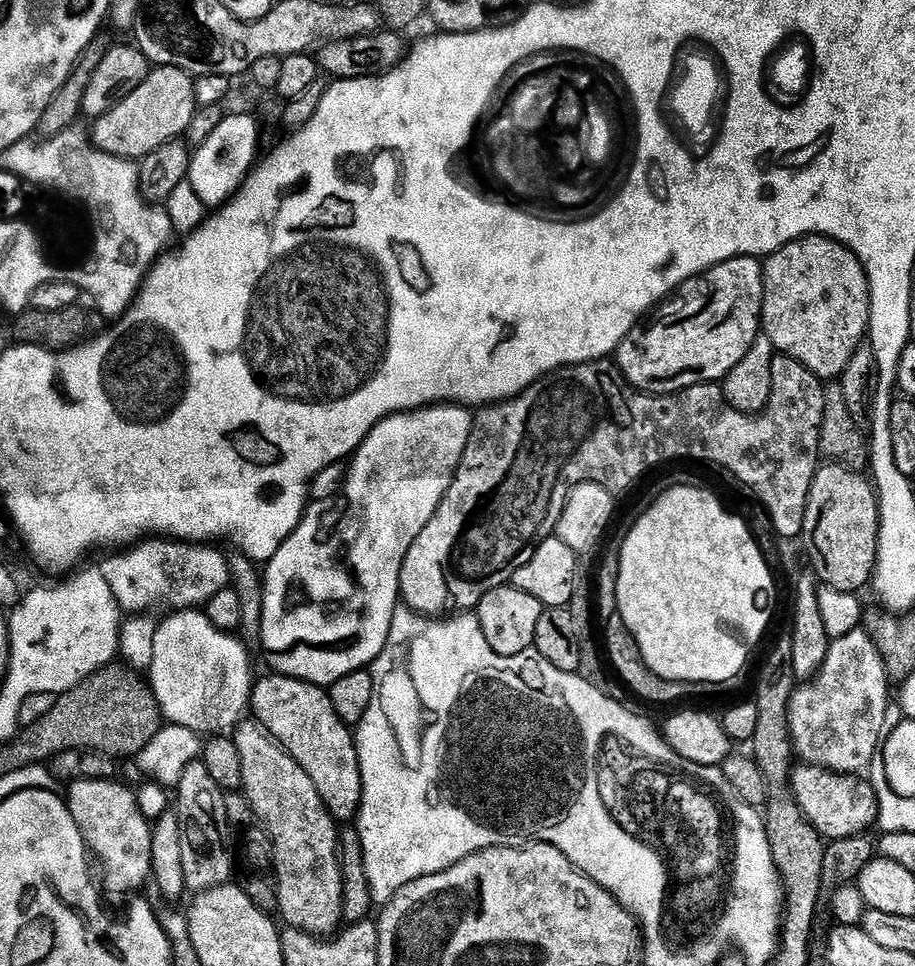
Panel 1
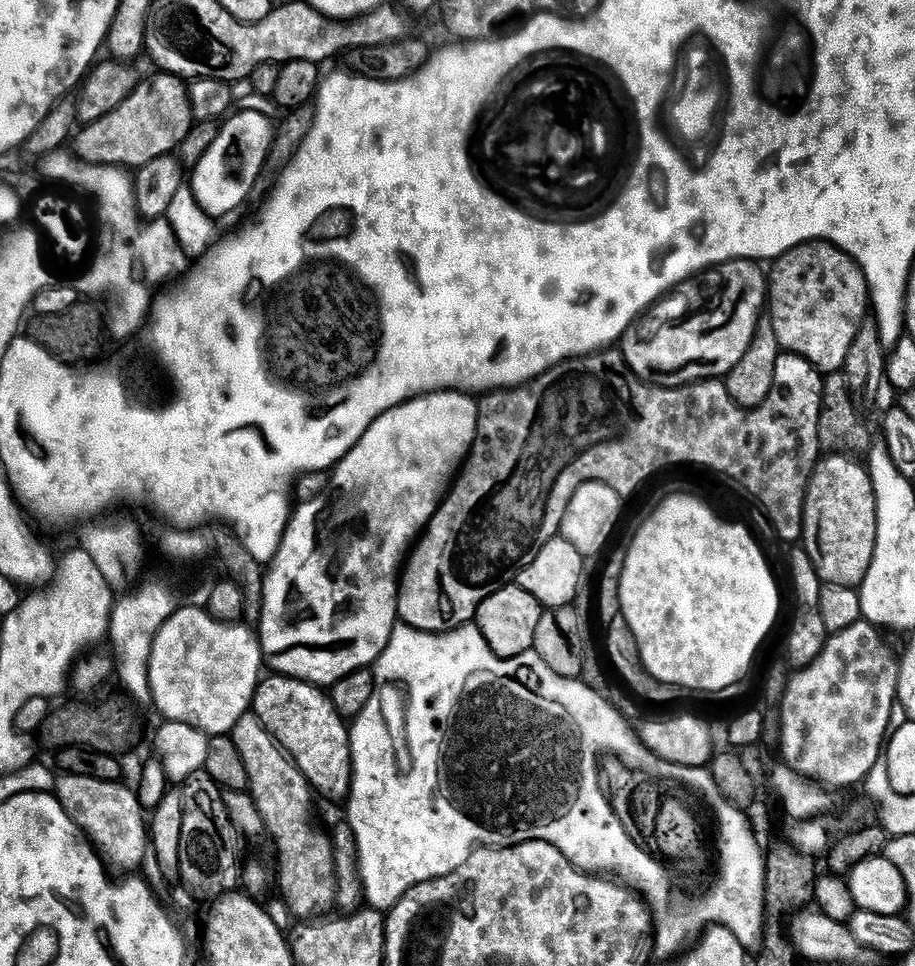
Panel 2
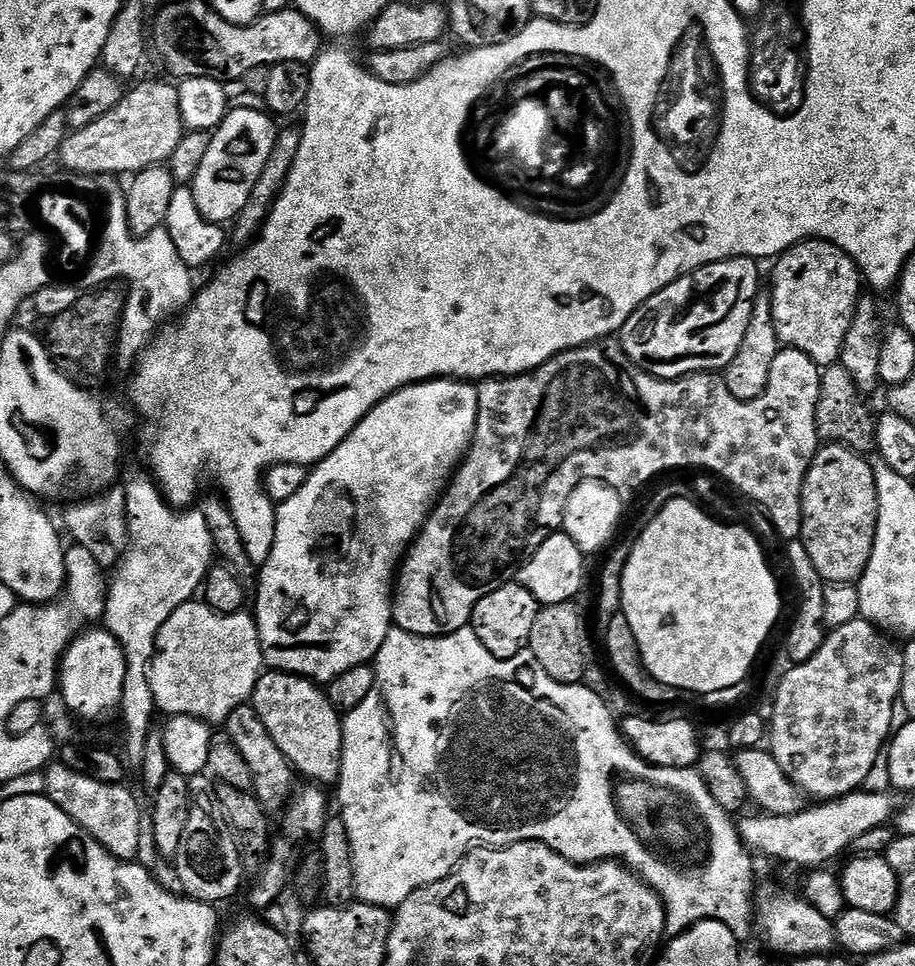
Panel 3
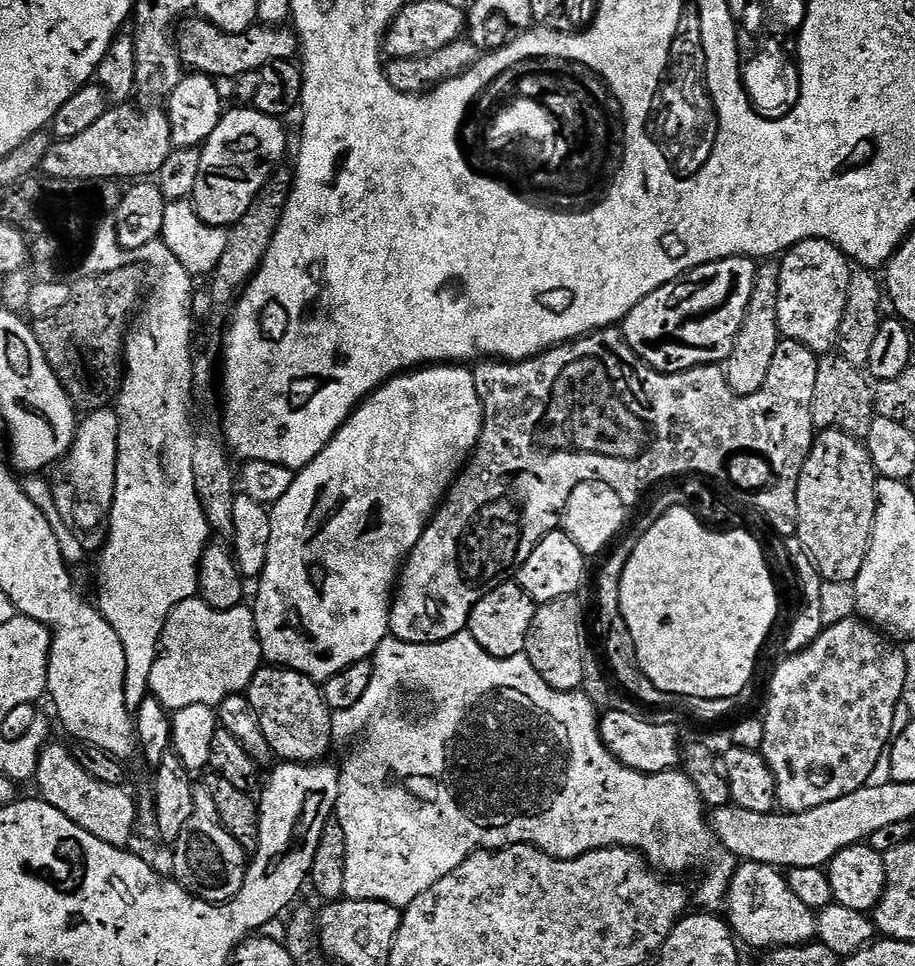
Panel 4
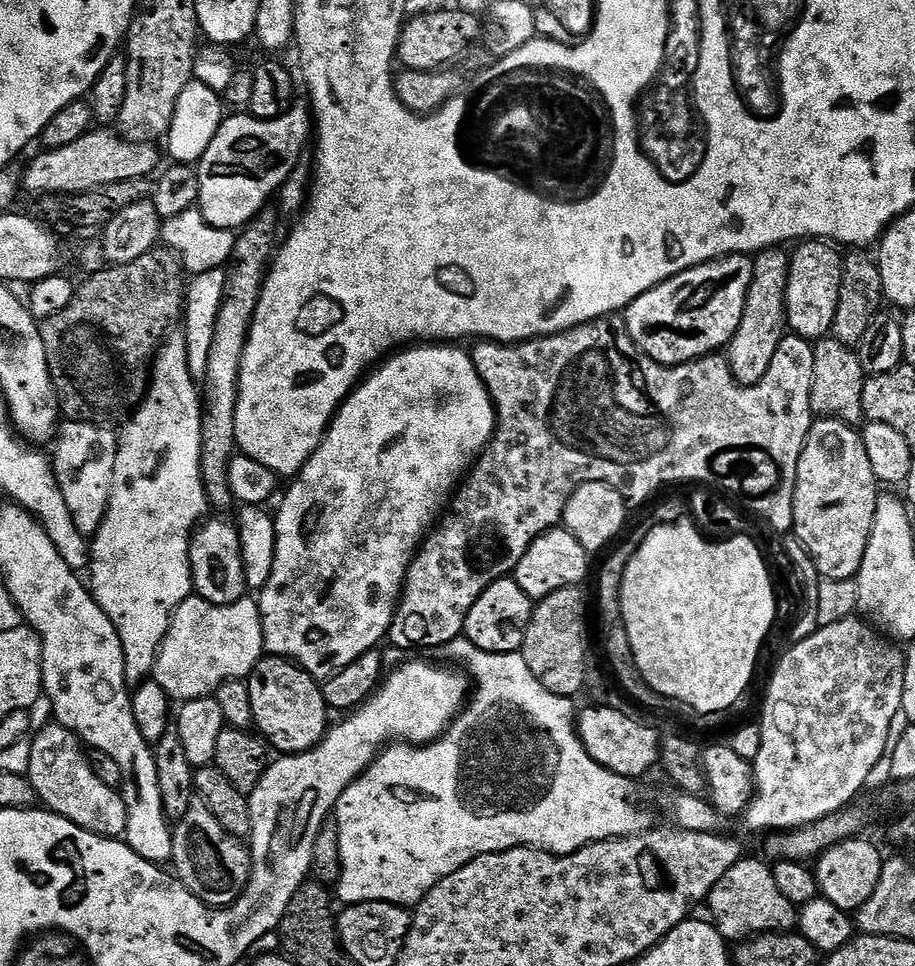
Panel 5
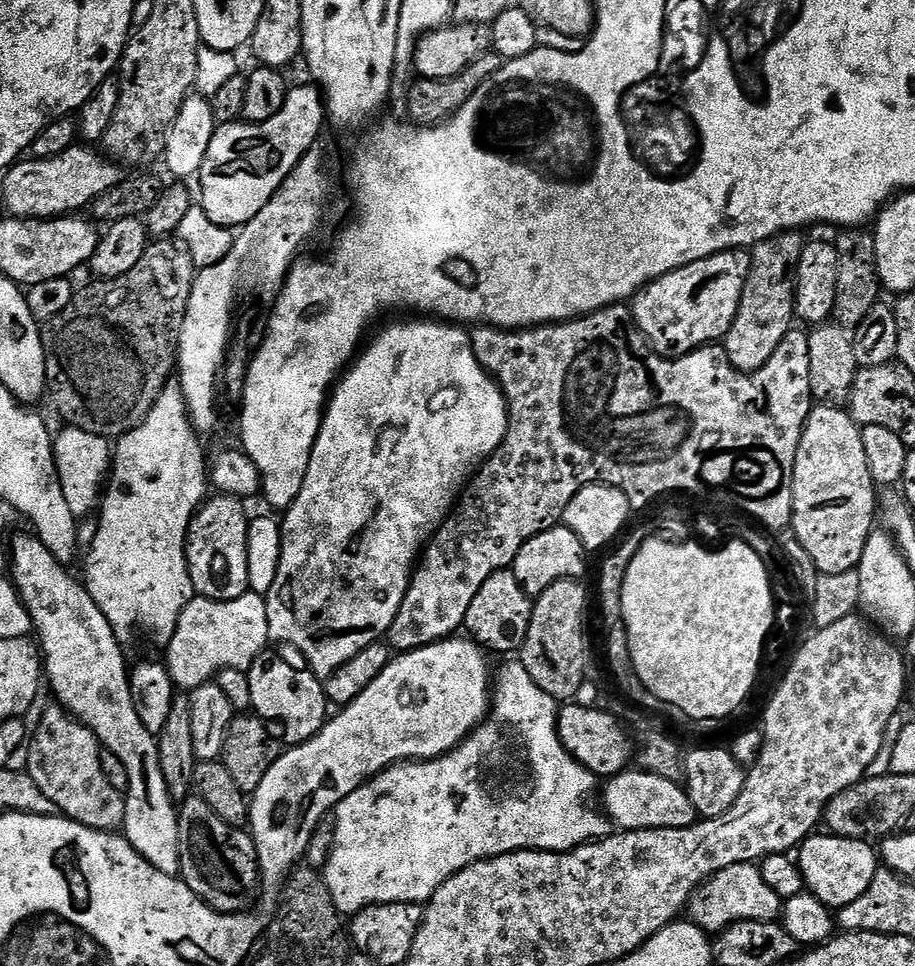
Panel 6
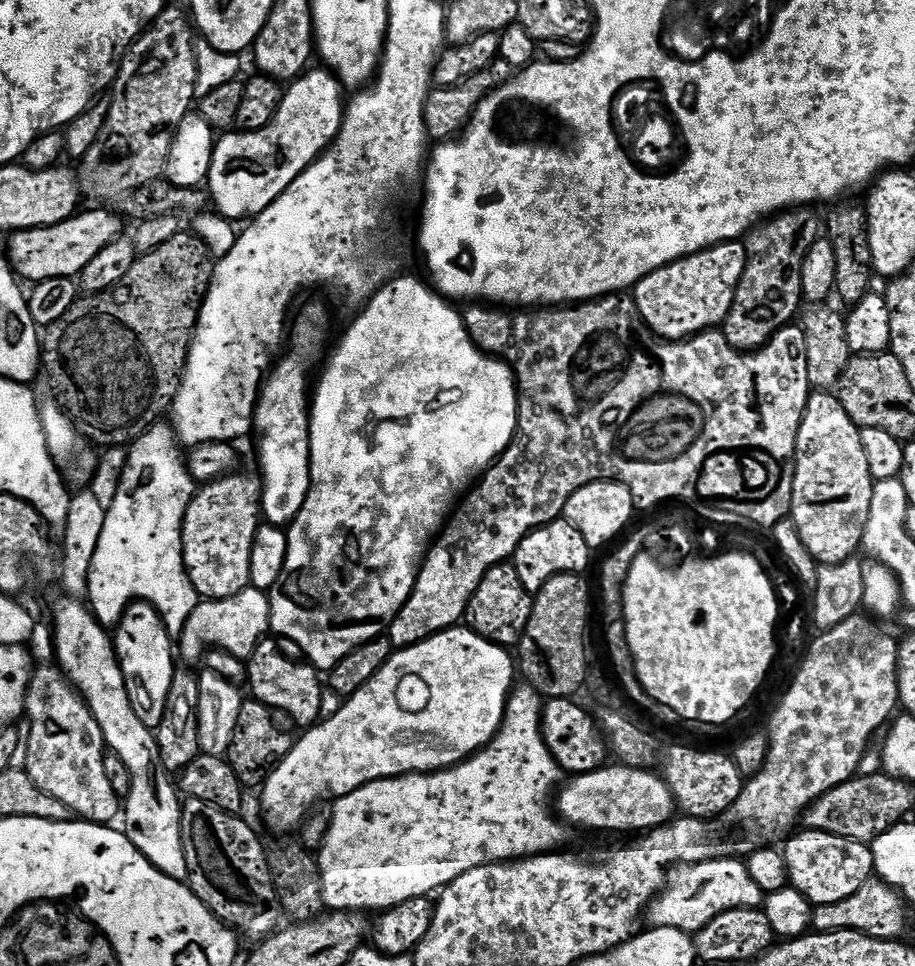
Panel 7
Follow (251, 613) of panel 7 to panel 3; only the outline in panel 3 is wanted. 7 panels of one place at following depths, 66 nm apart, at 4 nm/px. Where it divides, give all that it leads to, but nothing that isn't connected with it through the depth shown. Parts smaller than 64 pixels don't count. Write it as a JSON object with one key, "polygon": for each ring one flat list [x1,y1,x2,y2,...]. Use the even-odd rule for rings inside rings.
{"polygon":[[198,600,184,603,166,620,156,639,156,647,149,680,157,709,168,716,198,717,210,726,227,723,230,714,251,699,264,668,255,617,246,612,224,616]]}

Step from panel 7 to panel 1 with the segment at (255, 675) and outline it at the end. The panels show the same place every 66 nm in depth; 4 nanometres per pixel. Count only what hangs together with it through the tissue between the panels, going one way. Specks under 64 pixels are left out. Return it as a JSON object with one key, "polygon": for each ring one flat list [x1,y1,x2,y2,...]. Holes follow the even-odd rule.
{"polygon":[[279,674,267,675,255,681,251,692,250,708,252,712,256,711,255,719,296,759,298,766,302,766,302,770,310,774,310,782,314,782,332,819,337,822,355,821,360,810,364,787,360,773,361,760,356,753,356,741,349,725,340,721,338,714,334,714,334,706,323,687,308,684,304,680,291,680,290,677]]}

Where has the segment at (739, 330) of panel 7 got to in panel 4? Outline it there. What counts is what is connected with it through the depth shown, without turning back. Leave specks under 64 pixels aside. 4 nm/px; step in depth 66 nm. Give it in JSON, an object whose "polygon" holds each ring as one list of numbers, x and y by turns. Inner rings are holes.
{"polygon":[[764,262,757,267,754,278,754,290,750,294,750,306,736,336,734,350,726,361,726,375,730,390,736,396,758,394,762,386,766,386,766,378,770,378,770,362,774,362,774,354,780,341,778,326,778,286,780,285,780,265,776,262]]}

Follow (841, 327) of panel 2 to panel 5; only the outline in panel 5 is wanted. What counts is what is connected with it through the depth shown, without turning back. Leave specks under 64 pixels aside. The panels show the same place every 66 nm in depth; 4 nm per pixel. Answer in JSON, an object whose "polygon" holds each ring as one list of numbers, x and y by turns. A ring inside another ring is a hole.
{"polygon":[[809,238,797,248,800,249,791,253,790,278,786,286,788,328,803,340,815,342,825,339,832,330,842,286,842,256,835,252,837,249,831,243,820,238]]}

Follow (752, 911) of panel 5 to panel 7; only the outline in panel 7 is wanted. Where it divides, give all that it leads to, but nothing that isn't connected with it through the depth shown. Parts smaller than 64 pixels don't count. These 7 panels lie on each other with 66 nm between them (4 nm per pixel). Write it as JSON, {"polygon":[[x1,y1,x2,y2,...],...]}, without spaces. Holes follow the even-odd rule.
{"polygon":[[740,858,679,865,671,873,663,892,649,904,647,923,653,928,673,928,695,934,704,929,706,922,714,922,718,914,726,914,726,910,760,908,766,899,766,893,758,890,758,886,750,878,747,863,743,859,736,859]]}

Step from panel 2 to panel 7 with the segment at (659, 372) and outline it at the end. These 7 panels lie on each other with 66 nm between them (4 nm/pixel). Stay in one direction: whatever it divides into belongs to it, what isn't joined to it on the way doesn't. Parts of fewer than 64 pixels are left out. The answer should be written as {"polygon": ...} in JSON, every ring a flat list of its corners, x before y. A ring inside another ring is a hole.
{"polygon":[[728,240,646,274,636,283,634,299,638,314,653,337,683,342,700,332,719,329,726,314,730,314,747,257,747,247,740,240]]}

